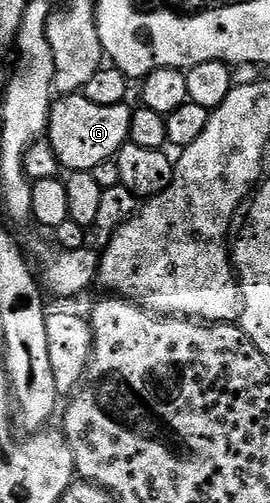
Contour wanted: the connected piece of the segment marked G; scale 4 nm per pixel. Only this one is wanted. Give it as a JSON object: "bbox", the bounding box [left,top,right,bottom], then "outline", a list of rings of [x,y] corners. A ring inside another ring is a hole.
{"bbox":[46,93,133,172],"outline":[[[82,93],[61,94],[48,112],[46,138],[54,149],[65,172],[92,171],[94,165],[115,159],[116,154],[130,140],[130,121],[133,108],[127,102],[118,105],[94,105]]]}

